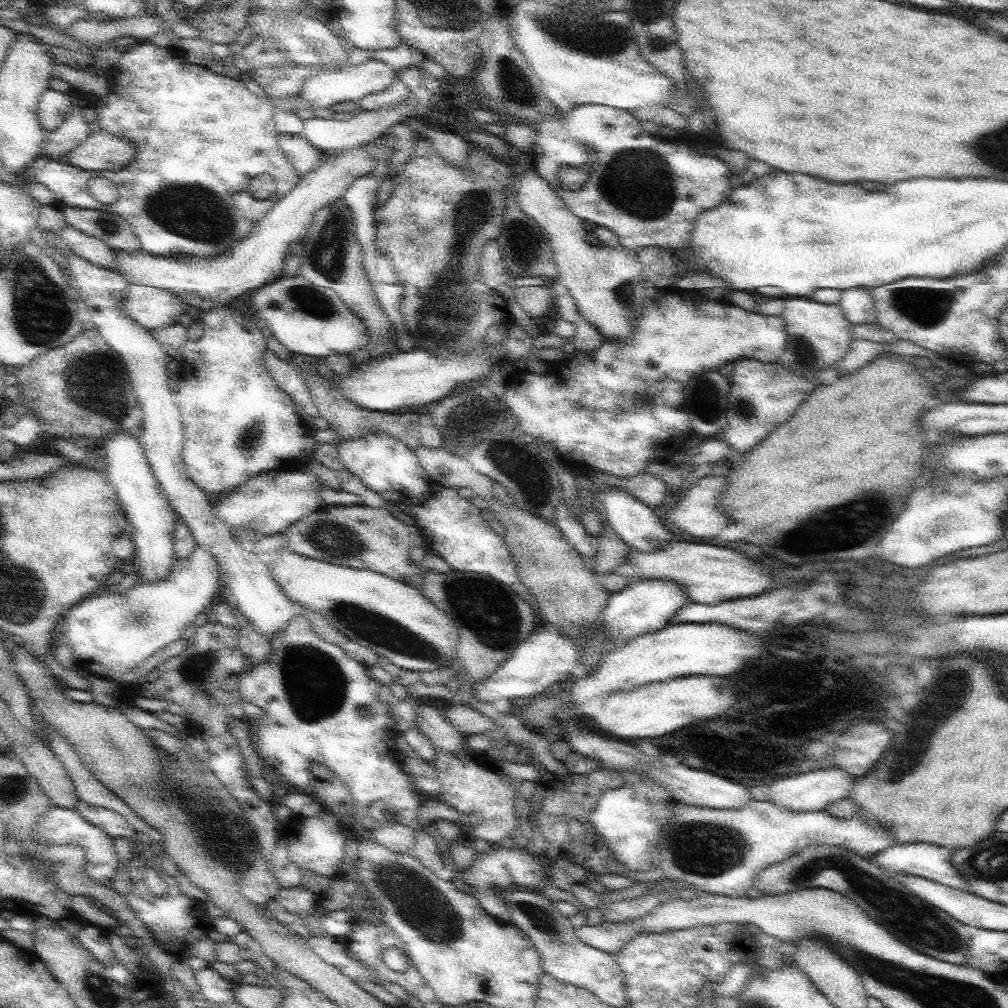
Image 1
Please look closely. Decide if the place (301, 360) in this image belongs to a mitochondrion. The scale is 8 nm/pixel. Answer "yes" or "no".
no

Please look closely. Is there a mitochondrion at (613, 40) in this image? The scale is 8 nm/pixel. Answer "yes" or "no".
yes

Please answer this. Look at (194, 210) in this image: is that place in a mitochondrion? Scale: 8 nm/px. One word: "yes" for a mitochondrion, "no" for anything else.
yes

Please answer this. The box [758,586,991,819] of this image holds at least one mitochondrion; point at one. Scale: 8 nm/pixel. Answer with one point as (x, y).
(908, 753)

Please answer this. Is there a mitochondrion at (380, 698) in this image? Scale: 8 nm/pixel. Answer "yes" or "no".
no

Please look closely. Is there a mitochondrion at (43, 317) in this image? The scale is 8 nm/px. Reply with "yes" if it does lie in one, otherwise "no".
yes

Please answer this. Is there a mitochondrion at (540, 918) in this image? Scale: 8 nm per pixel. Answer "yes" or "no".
yes

